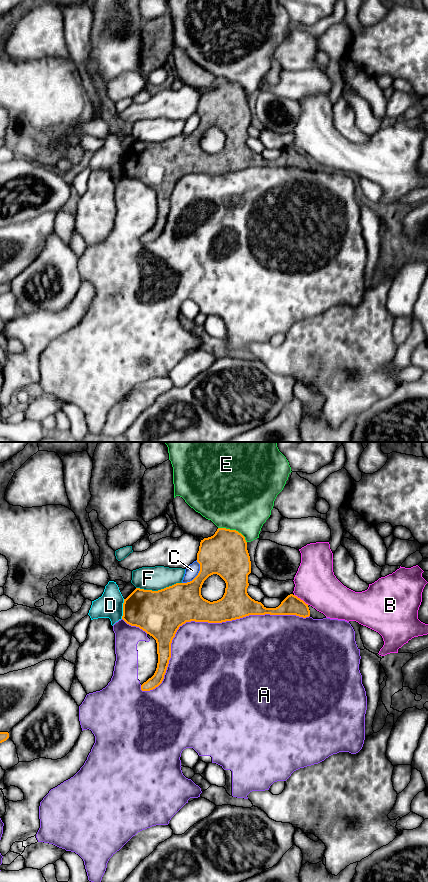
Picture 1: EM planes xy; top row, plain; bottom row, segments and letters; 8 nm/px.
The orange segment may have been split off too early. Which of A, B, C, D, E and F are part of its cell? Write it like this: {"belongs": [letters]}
{"belongs": []}

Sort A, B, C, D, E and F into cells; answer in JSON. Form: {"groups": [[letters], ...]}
{"groups": [["A"], ["B"], ["C"], ["D"], ["E"], ["F"]]}

